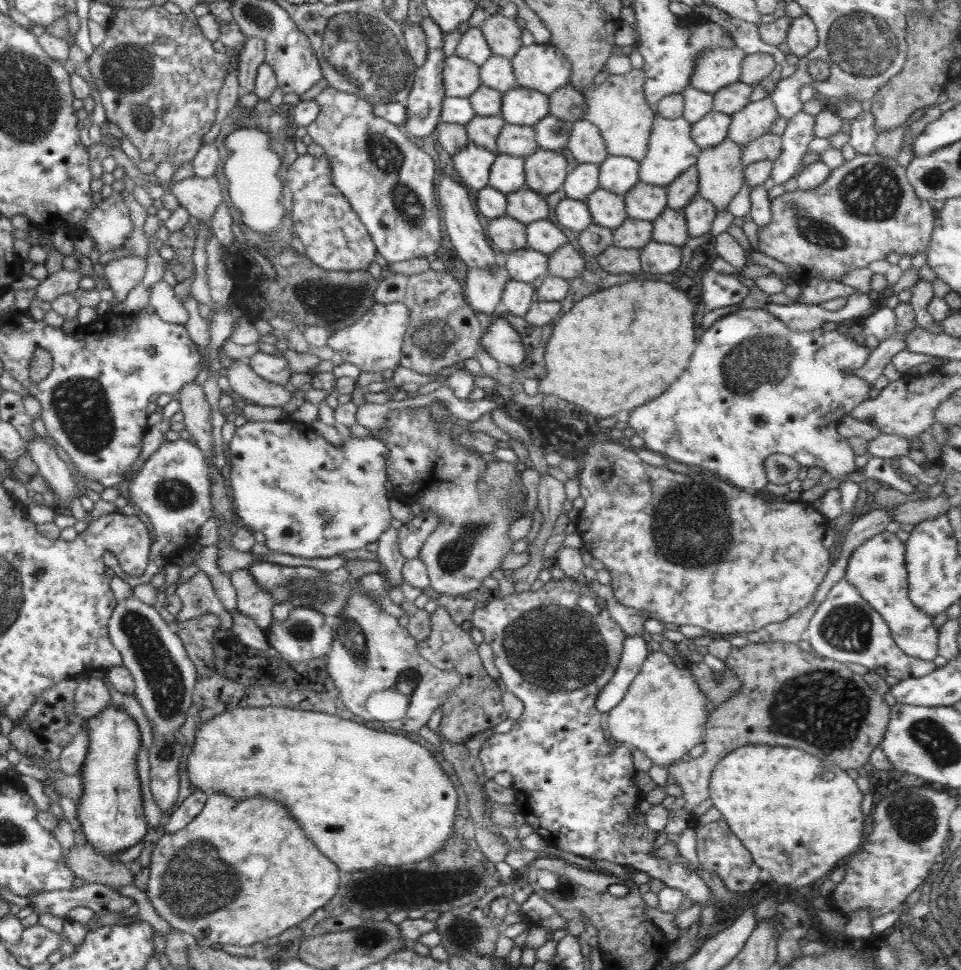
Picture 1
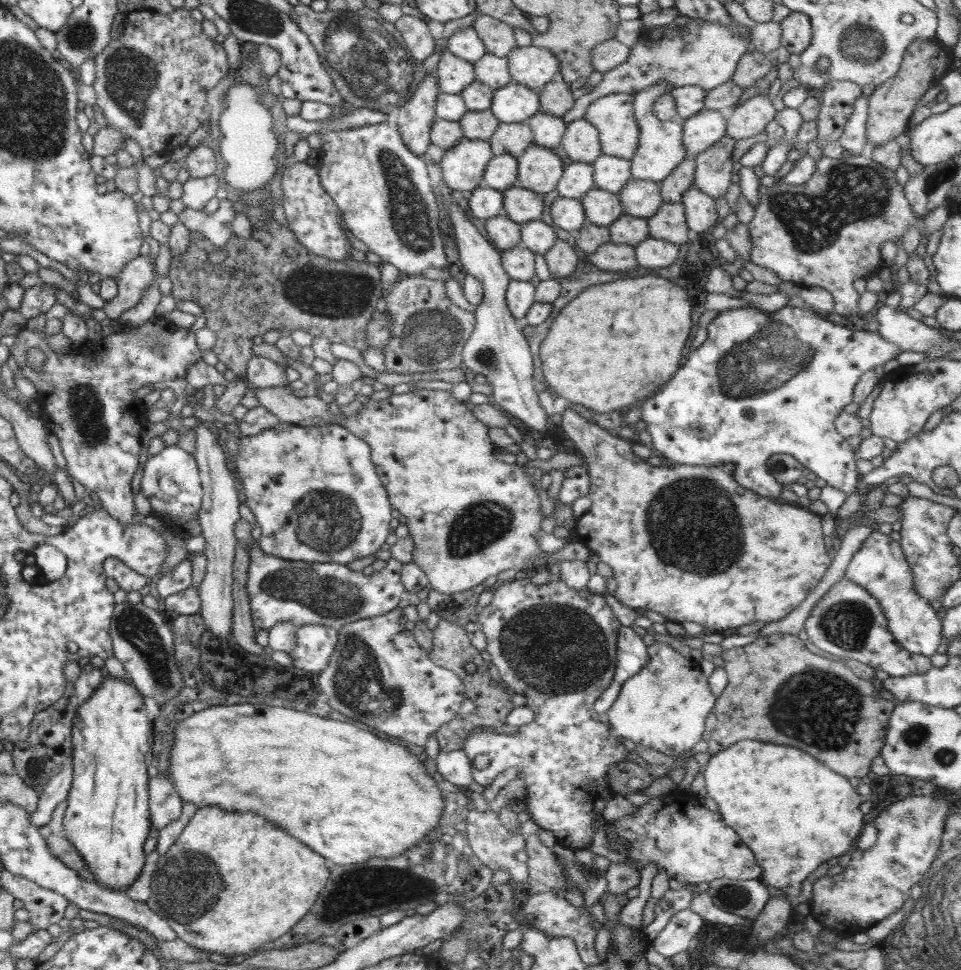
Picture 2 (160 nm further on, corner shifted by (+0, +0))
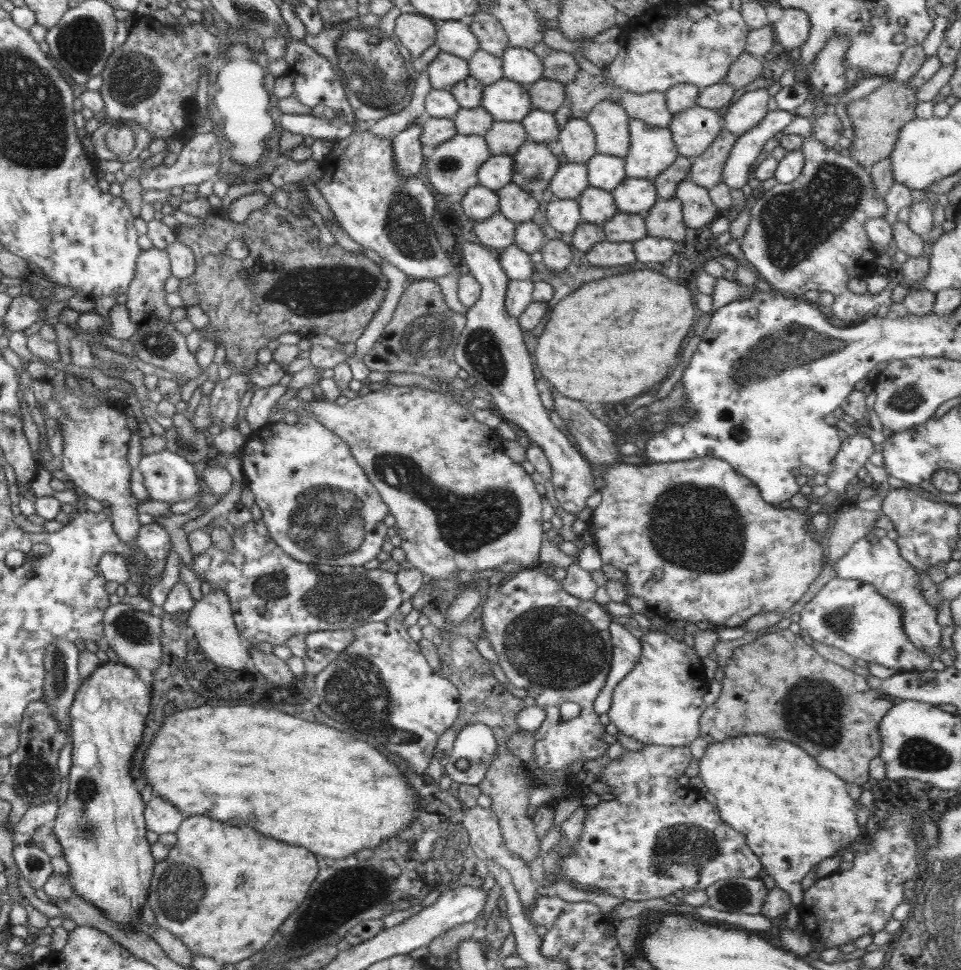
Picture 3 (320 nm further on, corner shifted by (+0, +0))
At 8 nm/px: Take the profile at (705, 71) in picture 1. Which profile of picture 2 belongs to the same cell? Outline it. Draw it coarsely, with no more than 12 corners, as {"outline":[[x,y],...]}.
{"outline":[[704,19],[638,41],[561,119],[584,119],[611,92],[665,80],[705,91],[728,82],[751,50]]}

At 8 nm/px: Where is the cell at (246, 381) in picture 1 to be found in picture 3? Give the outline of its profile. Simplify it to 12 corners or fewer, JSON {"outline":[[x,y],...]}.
{"outline":[[384,384],[310,415],[413,568],[538,563],[541,495],[444,392]]}

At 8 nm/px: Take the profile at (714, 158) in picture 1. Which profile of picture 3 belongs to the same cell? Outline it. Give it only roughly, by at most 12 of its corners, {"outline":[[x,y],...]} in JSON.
{"outline":[[723,126],[692,158],[688,178],[706,189],[721,184],[737,137]]}

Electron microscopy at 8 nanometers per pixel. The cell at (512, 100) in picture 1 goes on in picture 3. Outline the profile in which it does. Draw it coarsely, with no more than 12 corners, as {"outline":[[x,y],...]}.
{"outline":[[485,85],[481,105],[495,121],[521,122],[534,109],[522,85]]}

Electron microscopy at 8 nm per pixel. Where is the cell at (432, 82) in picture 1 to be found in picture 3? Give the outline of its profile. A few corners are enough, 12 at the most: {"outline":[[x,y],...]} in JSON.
{"outline":[[422,120],[391,141],[395,168],[416,176],[425,162]]}

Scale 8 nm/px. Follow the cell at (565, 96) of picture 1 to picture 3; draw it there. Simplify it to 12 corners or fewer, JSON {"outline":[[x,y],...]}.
{"outline":[[542,78],[524,88],[534,109],[553,113],[567,102],[565,85]]}

